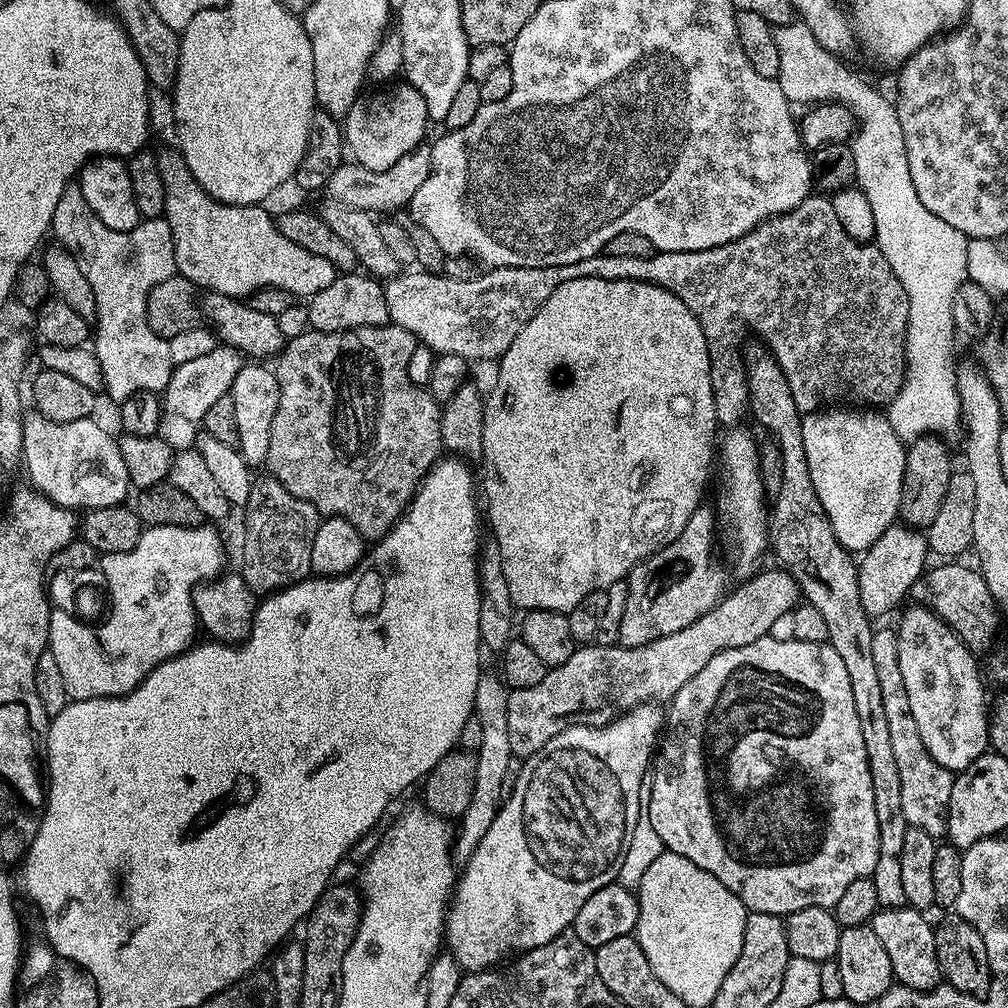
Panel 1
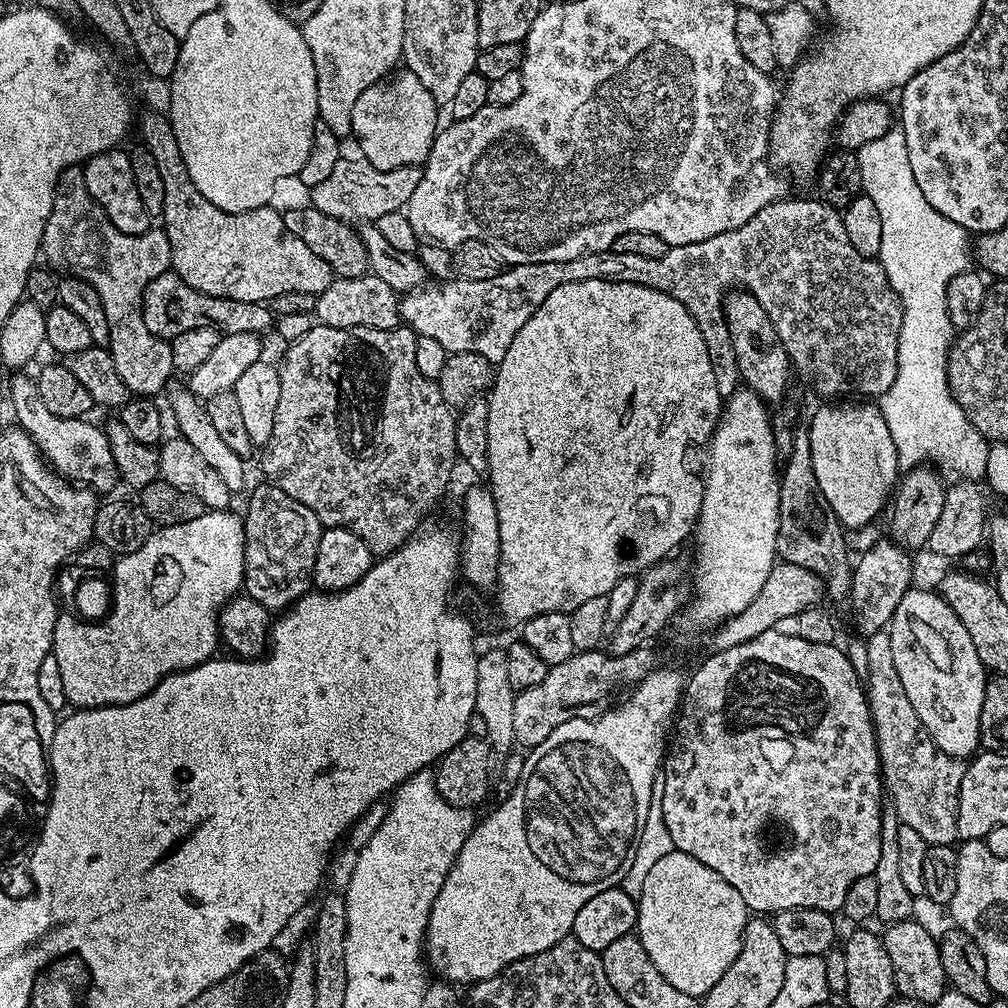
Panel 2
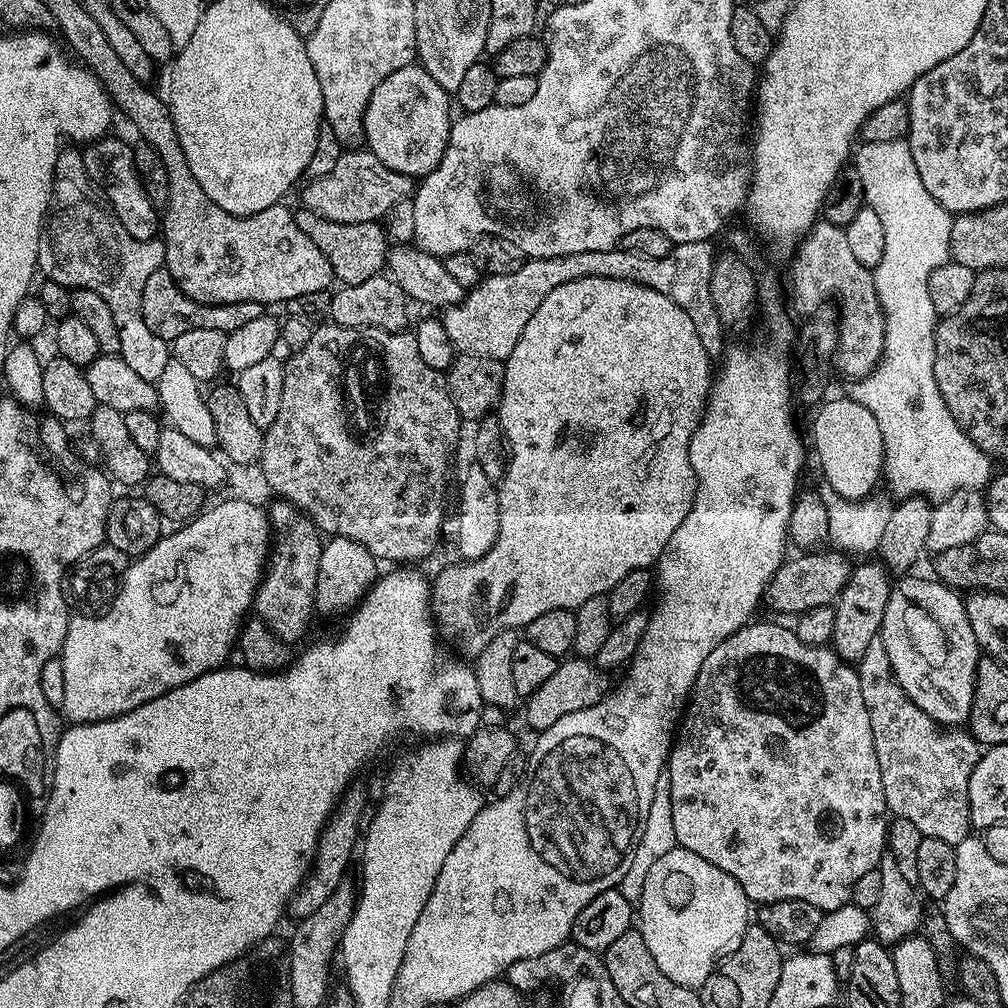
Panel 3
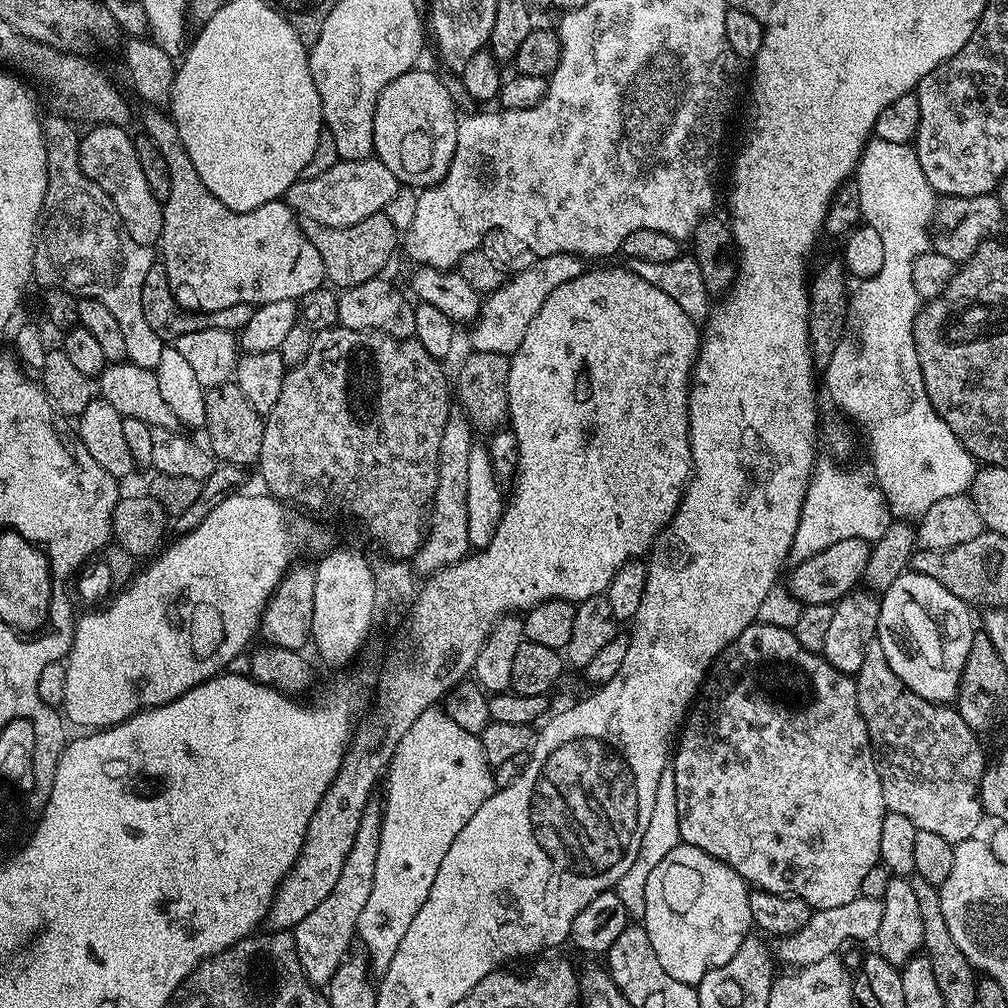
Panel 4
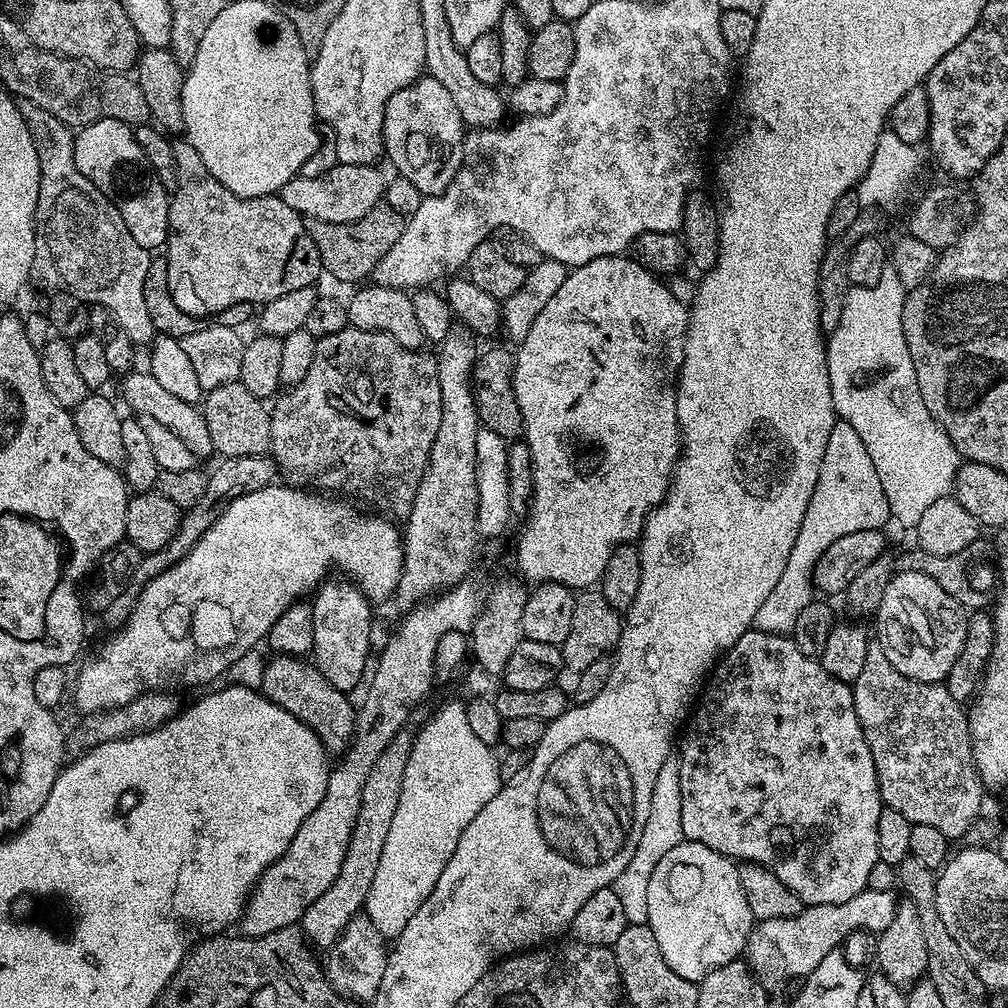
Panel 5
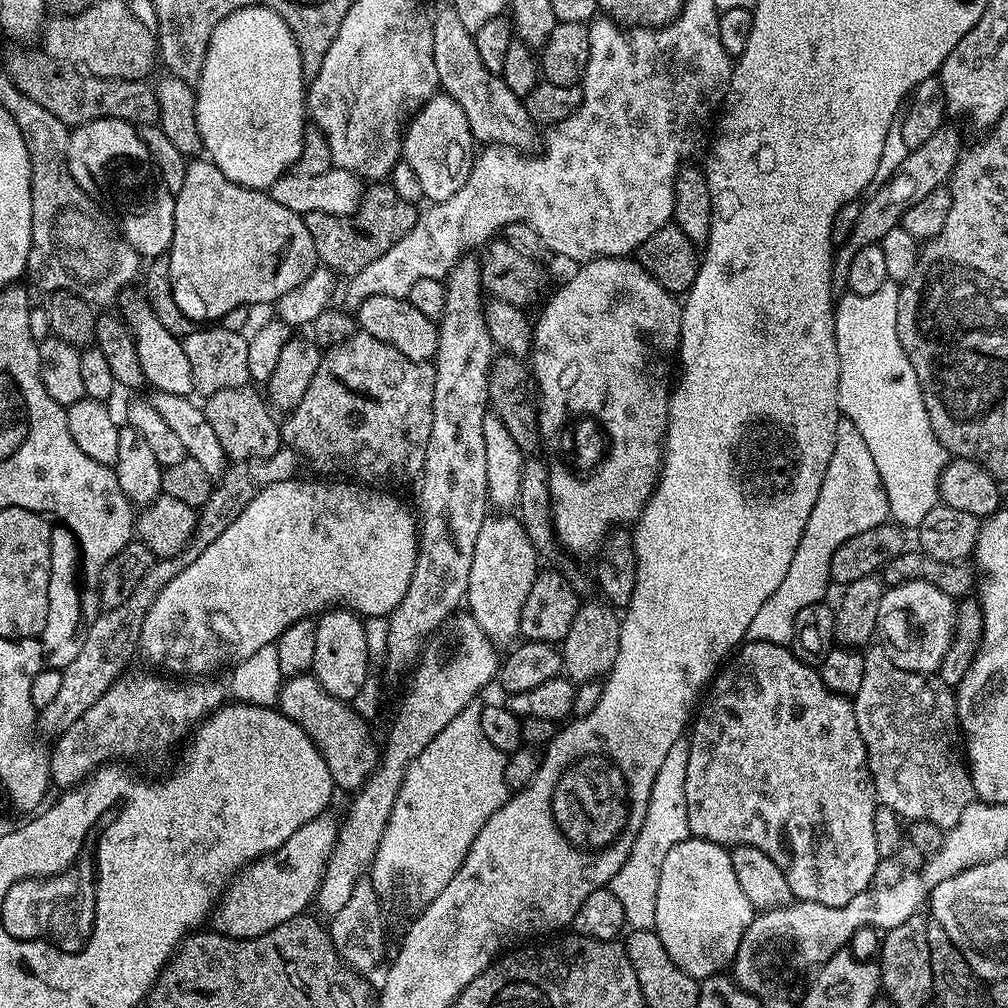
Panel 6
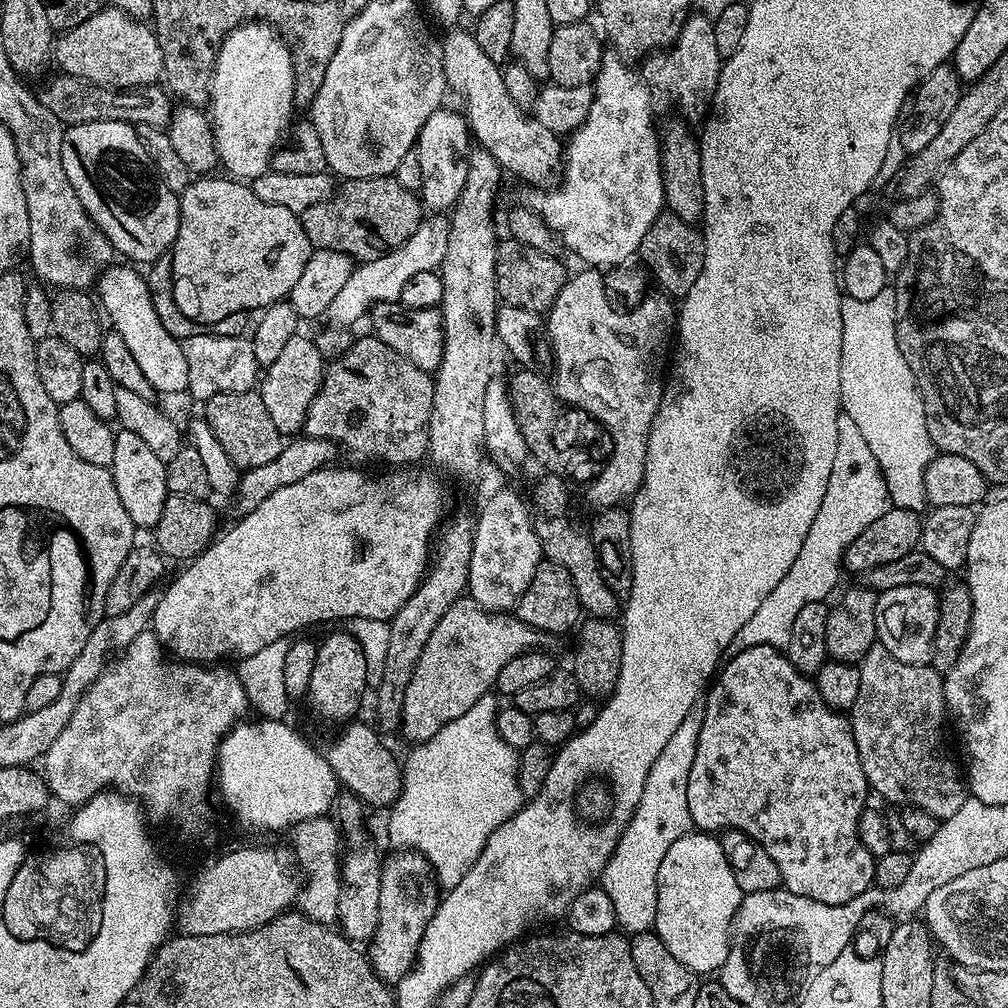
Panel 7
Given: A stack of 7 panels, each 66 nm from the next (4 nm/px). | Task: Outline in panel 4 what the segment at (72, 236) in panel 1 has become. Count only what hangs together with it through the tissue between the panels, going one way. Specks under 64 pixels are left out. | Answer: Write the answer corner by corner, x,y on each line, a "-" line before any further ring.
59,115
43,121
44,139
46,140
46,166
48,181
44,195
44,210
38,225
38,239
32,270
35,283
44,284
45,289
64,288
77,298
94,298
107,306
110,314
122,326
122,334
126,337
127,363
137,364
143,368
156,369
158,358
162,358
162,350
166,341
154,330
150,330
150,322
146,322
146,314
142,314
142,282
146,282
146,274
154,263
154,252
147,244
134,242
134,238
124,228
122,218
114,206
114,202
89,176
80,169
80,138
76,132
77,125
73,121

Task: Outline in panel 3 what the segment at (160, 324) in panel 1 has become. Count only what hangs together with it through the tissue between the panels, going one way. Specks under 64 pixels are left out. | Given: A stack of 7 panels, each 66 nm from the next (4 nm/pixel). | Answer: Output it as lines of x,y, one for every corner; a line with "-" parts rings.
165,267
154,270
154,274
146,278
146,287
142,290
142,318
146,318
146,326
150,326
158,338
169,342
190,330
218,330
227,334
238,330
238,326
246,326
246,322
254,322
254,318
265,315
265,312
265,305
258,302
199,304
177,286

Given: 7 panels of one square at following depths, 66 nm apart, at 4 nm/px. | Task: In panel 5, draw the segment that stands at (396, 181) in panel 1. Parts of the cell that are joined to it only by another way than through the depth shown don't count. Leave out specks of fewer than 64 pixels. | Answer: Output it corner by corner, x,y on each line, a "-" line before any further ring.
338,162
318,178
296,176
280,188
278,195
282,202
286,202
286,206
303,217
314,217
327,224
345,224
364,217
381,203
386,178
380,170
375,165
354,166

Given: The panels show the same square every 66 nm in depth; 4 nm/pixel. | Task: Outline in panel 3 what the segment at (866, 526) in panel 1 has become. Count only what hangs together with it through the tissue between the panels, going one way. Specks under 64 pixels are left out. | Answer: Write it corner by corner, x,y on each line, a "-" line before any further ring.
851,398
825,399
814,413
810,444
816,447
816,460
824,471
825,482
832,487
831,491
843,500
863,500
873,495
884,471
884,439
874,414

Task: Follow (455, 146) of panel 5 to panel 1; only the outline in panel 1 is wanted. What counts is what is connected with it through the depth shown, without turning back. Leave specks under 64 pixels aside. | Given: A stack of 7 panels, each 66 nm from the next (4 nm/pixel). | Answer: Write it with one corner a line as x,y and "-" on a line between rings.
407,82
373,96
361,95
342,117
344,142
351,159
362,167
374,171
390,170
400,158
410,154
425,143
430,121
422,94

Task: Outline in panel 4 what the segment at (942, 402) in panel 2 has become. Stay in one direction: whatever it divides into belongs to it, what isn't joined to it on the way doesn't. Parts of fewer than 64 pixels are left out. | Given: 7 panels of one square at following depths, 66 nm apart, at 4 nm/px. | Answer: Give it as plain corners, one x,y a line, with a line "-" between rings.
869,142
860,156
859,164
856,166
854,182
858,186
858,198
862,198
863,223
874,226
874,230
878,230
878,234
882,238
882,270
878,270
878,274
871,276
868,280
859,281
858,287
860,289
857,292
855,289
850,296
850,316
854,322
856,319
856,332
860,335
860,348
850,338
844,338
837,349
834,350
828,368
822,372
822,384
823,387
824,384
828,387
828,392
832,395
833,402
846,415
853,416
864,427
864,436
868,439
868,452
872,455
870,471
877,486
883,490
884,496
888,499
888,508
892,511
893,517
900,522
912,522
924,516
926,510
930,510
930,506
934,506
934,502
942,502
942,498
950,498
951,496
967,493
971,489
972,479
975,478
978,471
978,462
968,453
966,446
962,446
962,442
958,442
958,438
952,433
950,426
946,426
946,422
942,422
942,418
936,413
930,398
926,394
926,382
922,378
922,370
918,362
918,350
916,349
914,334
912,333
916,316
920,313
922,307
920,295
914,290
912,271
917,258
923,252
929,251
930,229
933,227
933,220
936,218
938,193
930,186
930,182
926,182
926,174
922,174
922,166
918,166
915,147
912,144
899,144
898,142

